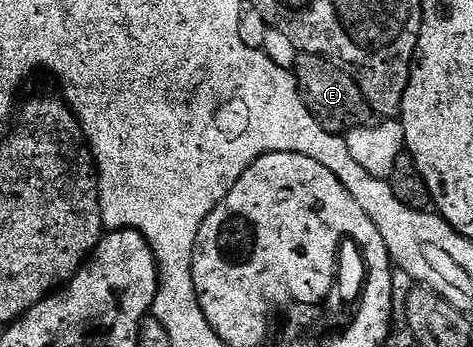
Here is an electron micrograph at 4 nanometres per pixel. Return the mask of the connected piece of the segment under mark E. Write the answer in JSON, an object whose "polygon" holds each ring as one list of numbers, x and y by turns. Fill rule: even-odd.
{"polygon":[[299,54,292,68,292,74,294,80,298,82,298,92,304,105,328,133,345,136,346,132,354,127,363,125,374,127,379,123,380,117,368,106,356,81,352,81,352,77,346,71,324,57]]}

